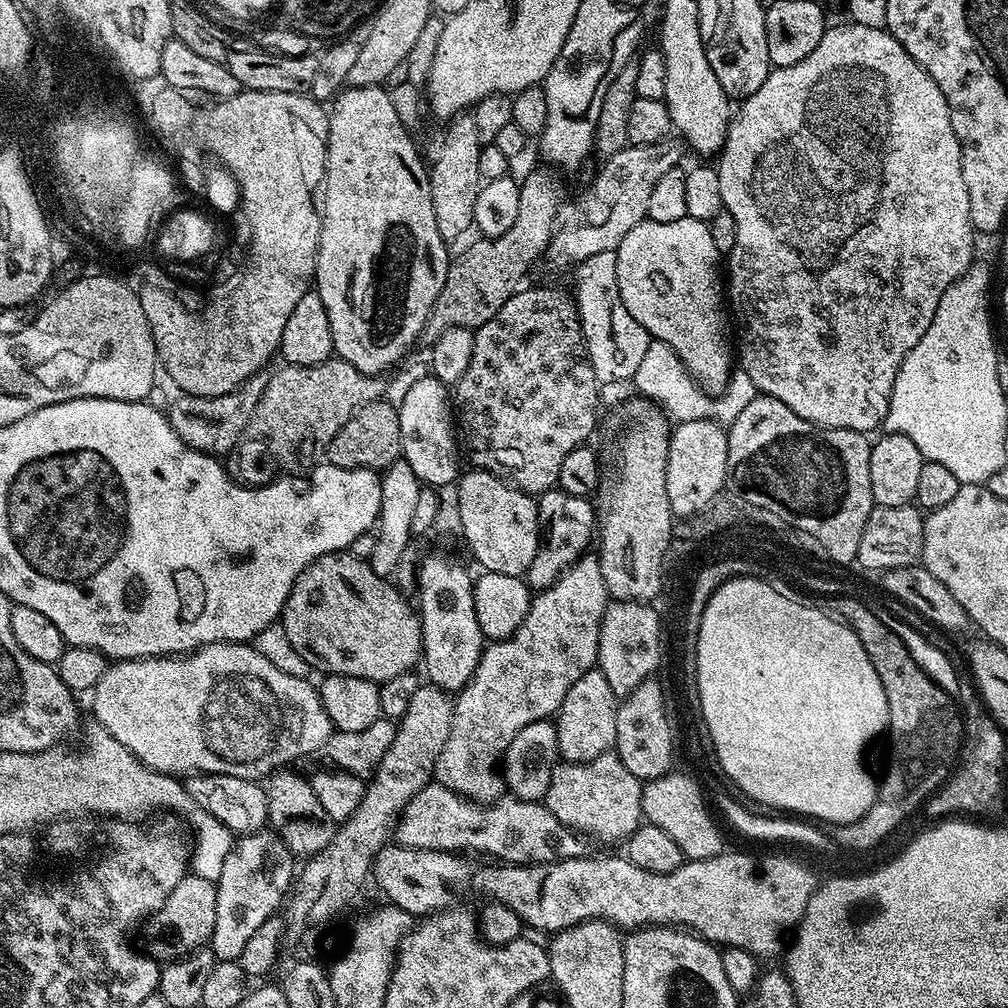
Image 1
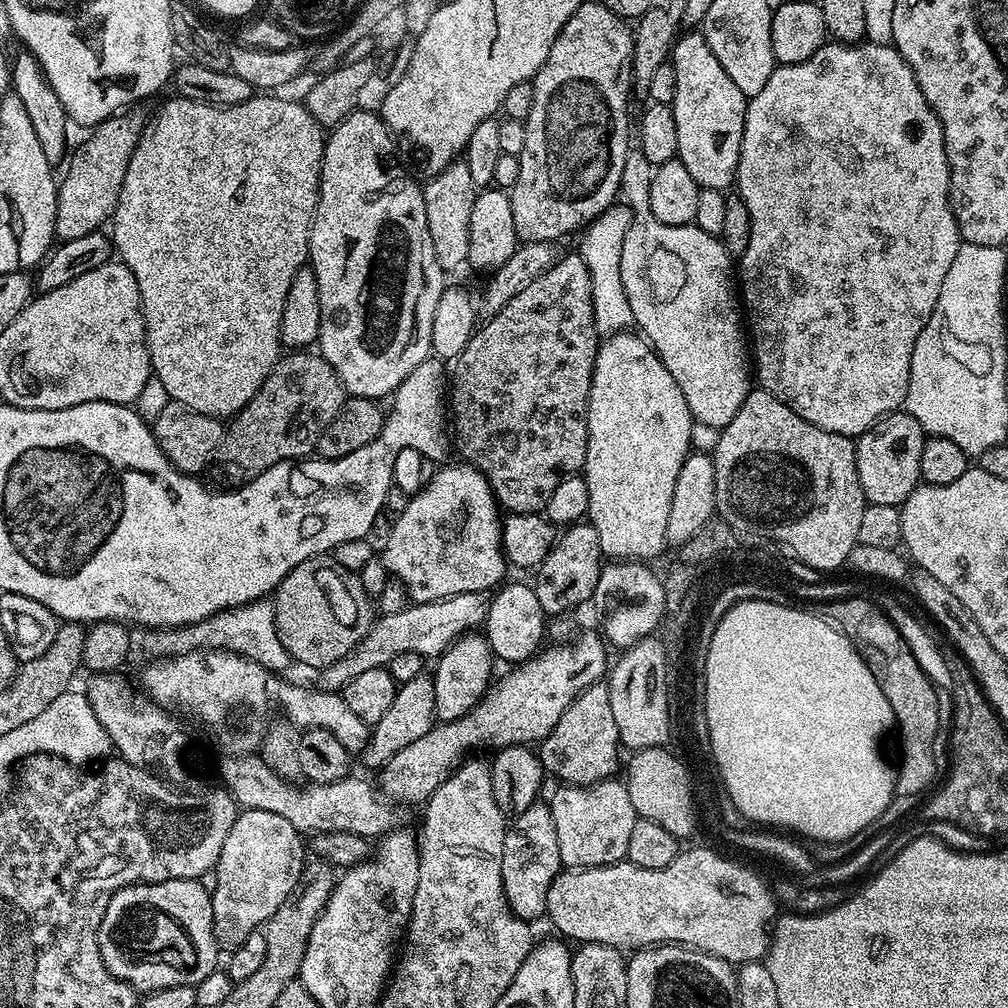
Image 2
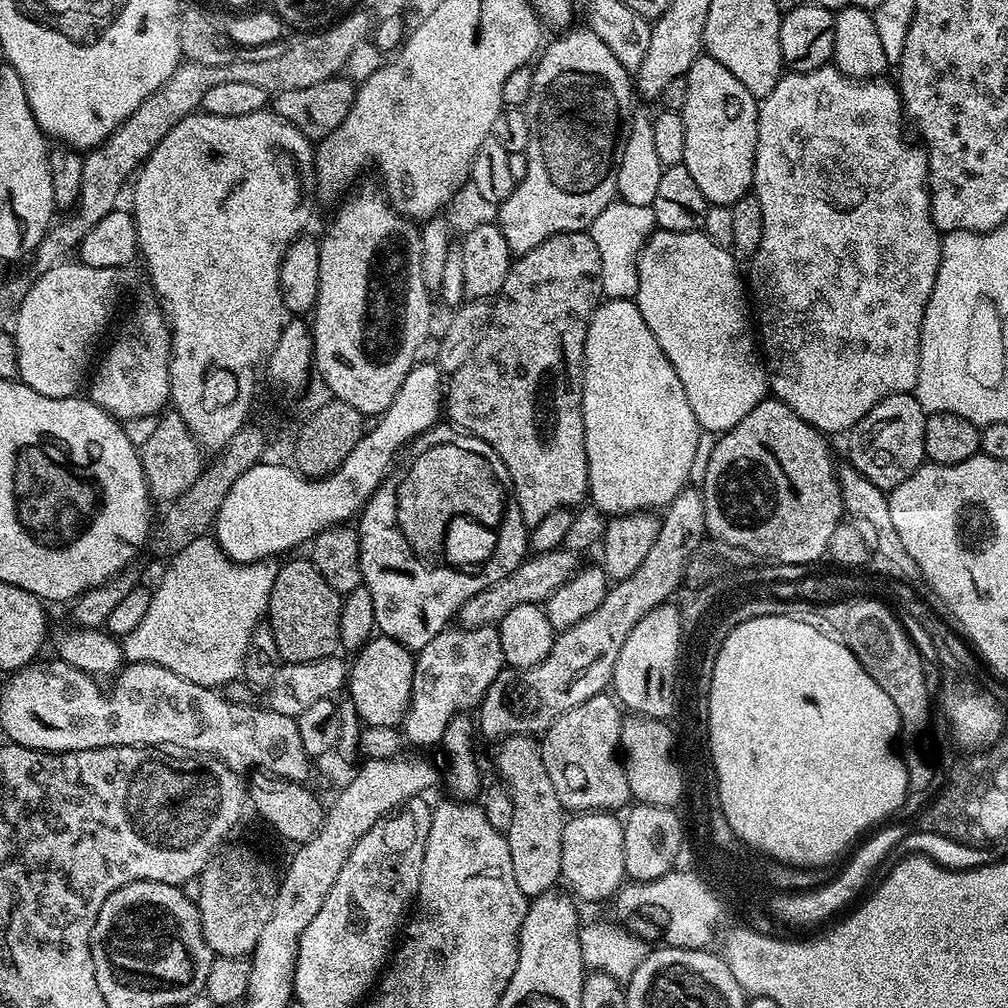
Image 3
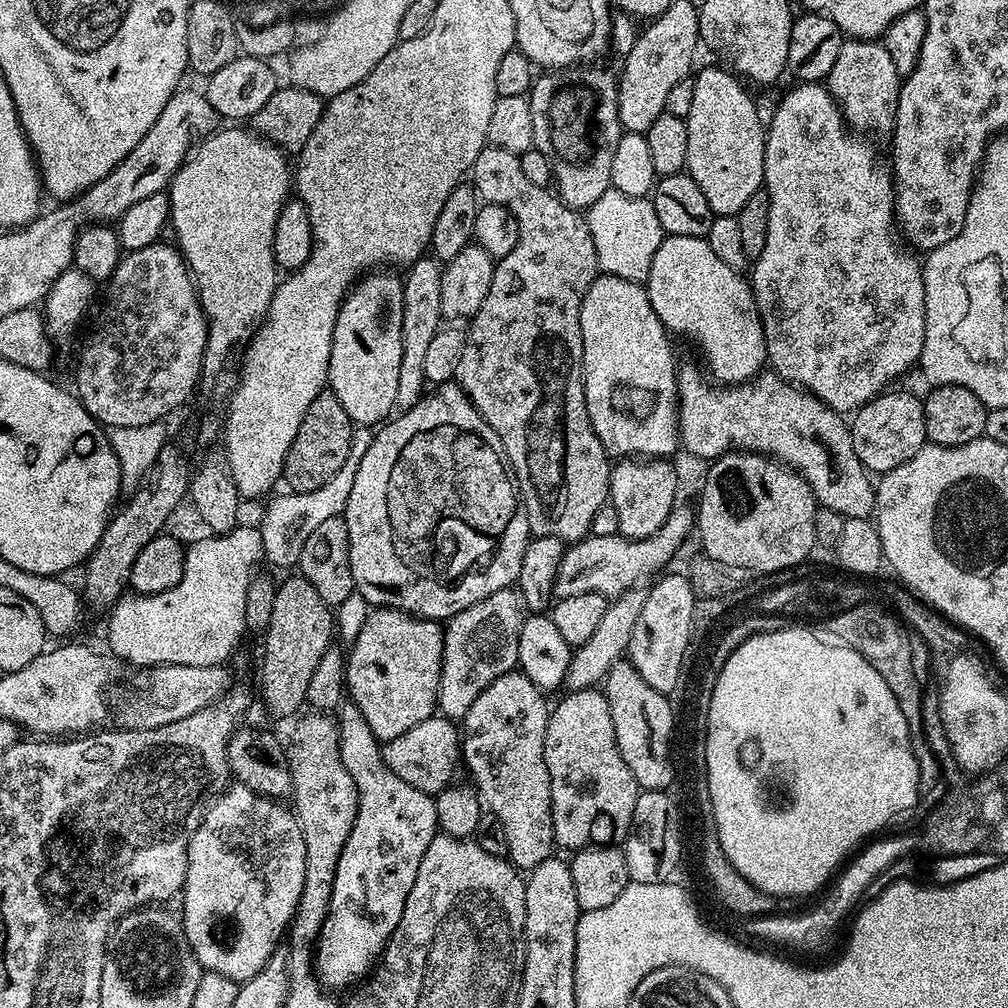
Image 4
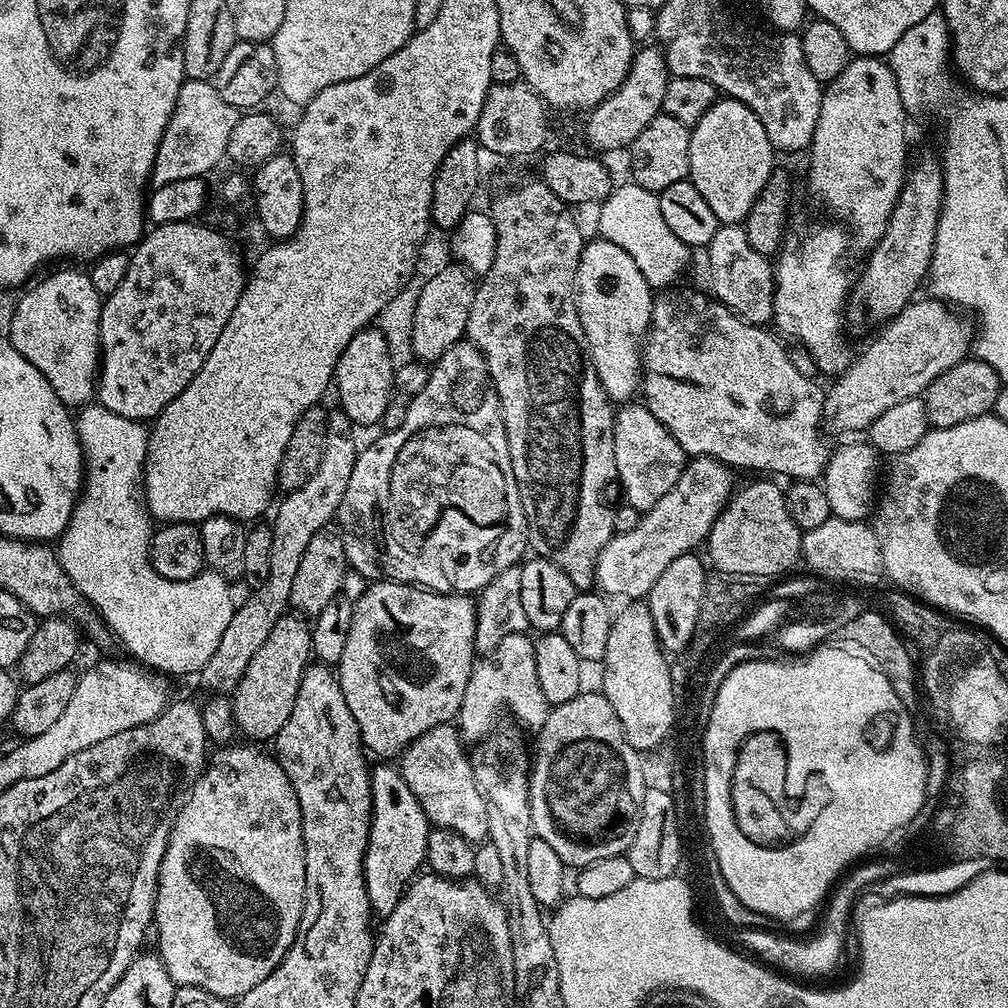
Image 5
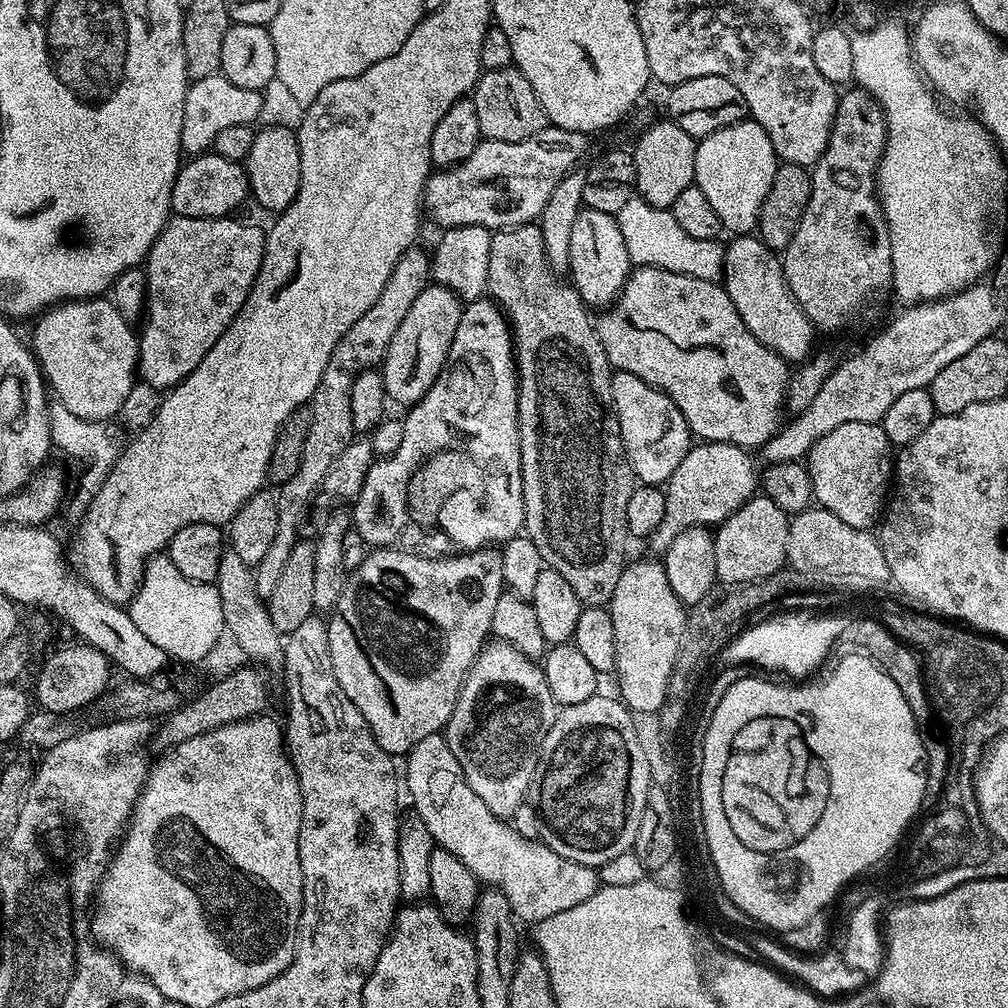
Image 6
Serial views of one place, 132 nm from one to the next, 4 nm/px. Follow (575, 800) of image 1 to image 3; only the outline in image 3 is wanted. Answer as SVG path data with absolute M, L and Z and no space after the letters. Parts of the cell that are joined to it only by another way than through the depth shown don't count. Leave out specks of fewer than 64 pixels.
M577 812L569 815L562 830L562 866L560 880L566 885L567 891L577 901L585 900L588 904L596 904L599 900L611 901L616 893L624 887L626 877L626 850L622 850L624 825L619 815L612 812Z

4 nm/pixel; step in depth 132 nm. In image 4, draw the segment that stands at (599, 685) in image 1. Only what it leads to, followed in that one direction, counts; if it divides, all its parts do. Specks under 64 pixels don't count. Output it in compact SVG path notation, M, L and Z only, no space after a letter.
M596 688L569 691L560 705L551 709L546 726L546 770L550 770L550 798L552 799L552 825L559 847L579 850L589 846L620 846L628 837L634 818L636 799L641 794L630 766L622 758L616 745L614 722L610 718L608 698Z

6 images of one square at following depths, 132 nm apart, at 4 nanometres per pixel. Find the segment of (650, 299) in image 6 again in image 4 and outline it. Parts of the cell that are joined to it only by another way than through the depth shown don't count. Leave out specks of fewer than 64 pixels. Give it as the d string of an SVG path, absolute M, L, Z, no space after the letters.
M681 363L676 373L678 423L683 451L688 451L690 455L704 460L703 462L717 460L719 456L737 450L770 456L804 477L804 481L812 487L819 507L834 510L849 520L866 520L873 515L876 506L874 480L858 454L854 454L852 429L841 413L823 404L818 397L809 396L807 392L788 383L771 370L761 371L749 383L739 386L717 386L709 382L705 373L701 372L692 364Z

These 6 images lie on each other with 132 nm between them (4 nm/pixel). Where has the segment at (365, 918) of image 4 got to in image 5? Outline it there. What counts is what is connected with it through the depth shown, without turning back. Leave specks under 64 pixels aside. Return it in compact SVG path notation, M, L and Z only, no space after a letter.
M388 762L377 764L380 765L371 769L372 821L364 855L364 881L373 913L383 918L398 906L408 885L421 871L430 825L426 810L422 810L422 802L418 802L418 798L414 798L414 790L406 786L406 778L402 778L399 767L392 765L391 768Z

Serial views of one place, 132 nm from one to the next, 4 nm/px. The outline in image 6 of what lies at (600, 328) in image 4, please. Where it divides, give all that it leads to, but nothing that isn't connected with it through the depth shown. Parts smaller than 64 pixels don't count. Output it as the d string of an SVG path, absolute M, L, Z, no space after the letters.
M581 207L574 222L574 234L570 234L568 272L572 287L589 309L603 310L620 295L630 275L630 261L615 215Z

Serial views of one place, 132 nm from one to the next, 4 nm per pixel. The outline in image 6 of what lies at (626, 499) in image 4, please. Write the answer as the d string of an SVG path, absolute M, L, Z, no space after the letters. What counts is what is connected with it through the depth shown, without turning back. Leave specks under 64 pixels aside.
M613 371L612 373L612 411L616 413L616 421L620 427L620 437L624 443L624 453L640 484L667 485L668 480L678 470L678 462L686 458L689 448L693 447L694 437L688 429L686 418L682 418L682 410L674 406L674 402L662 390L650 386L650 382L642 382L638 374Z

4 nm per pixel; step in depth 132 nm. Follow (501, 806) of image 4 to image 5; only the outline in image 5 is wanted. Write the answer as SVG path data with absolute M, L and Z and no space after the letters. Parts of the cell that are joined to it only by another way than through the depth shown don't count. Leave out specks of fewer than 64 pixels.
M515 632L506 634L506 638L502 638L502 642L498 642L498 646L494 646L492 652L481 655L477 659L470 678L466 682L466 694L462 694L462 706L458 717L458 731L460 739L465 745L475 746L489 735L493 731L492 723L495 722L496 715L503 708L509 708L526 727L532 728L532 730L539 730L546 722L550 705L546 694L542 694L542 685L538 683L538 662L534 658L535 649L536 646L531 635Z

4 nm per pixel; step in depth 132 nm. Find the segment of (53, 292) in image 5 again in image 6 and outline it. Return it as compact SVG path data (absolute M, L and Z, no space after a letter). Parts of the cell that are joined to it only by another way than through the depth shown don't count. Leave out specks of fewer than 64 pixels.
M89 298L53 304L36 322L32 328L30 351L40 365L51 395L59 404L66 406L70 414L78 414L78 418L111 421L111 416L123 410L132 387L138 384L138 336L130 321L114 310L111 299Z

